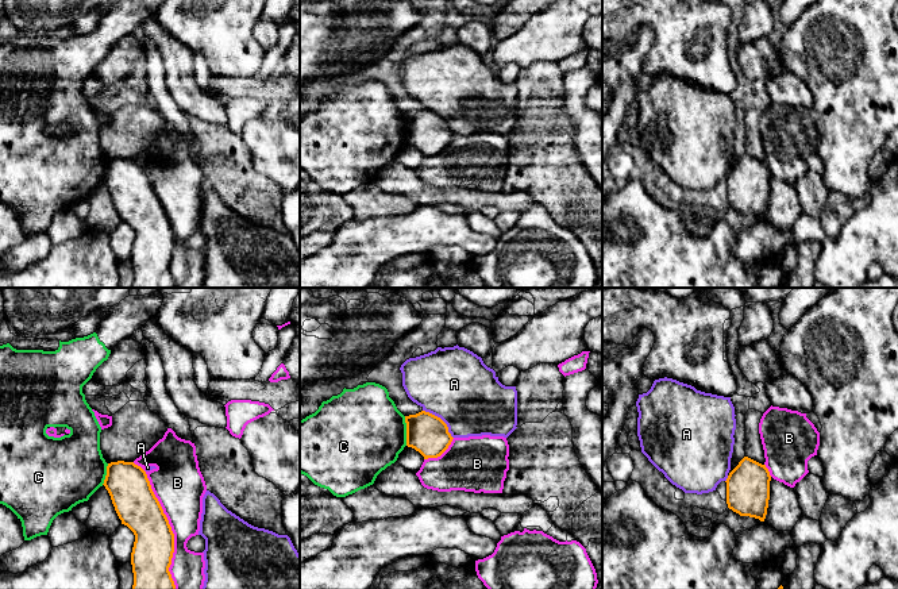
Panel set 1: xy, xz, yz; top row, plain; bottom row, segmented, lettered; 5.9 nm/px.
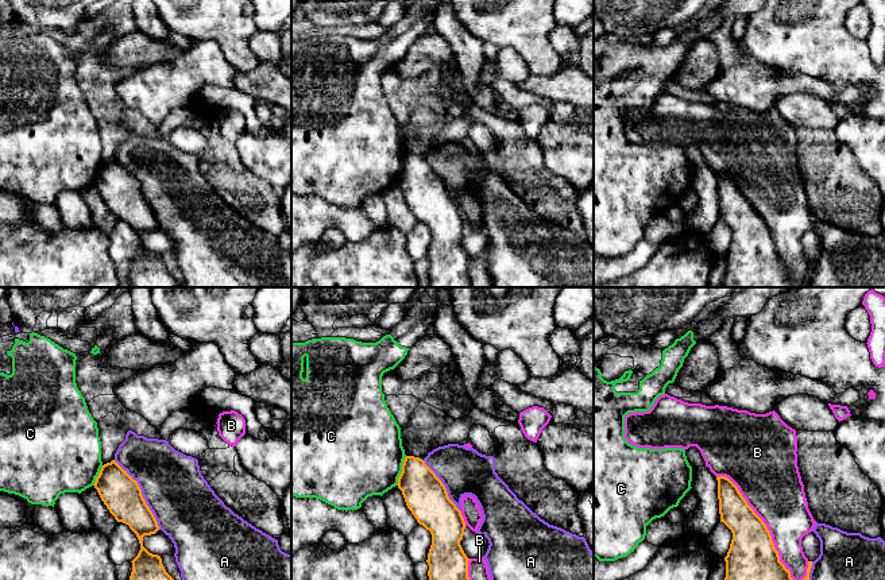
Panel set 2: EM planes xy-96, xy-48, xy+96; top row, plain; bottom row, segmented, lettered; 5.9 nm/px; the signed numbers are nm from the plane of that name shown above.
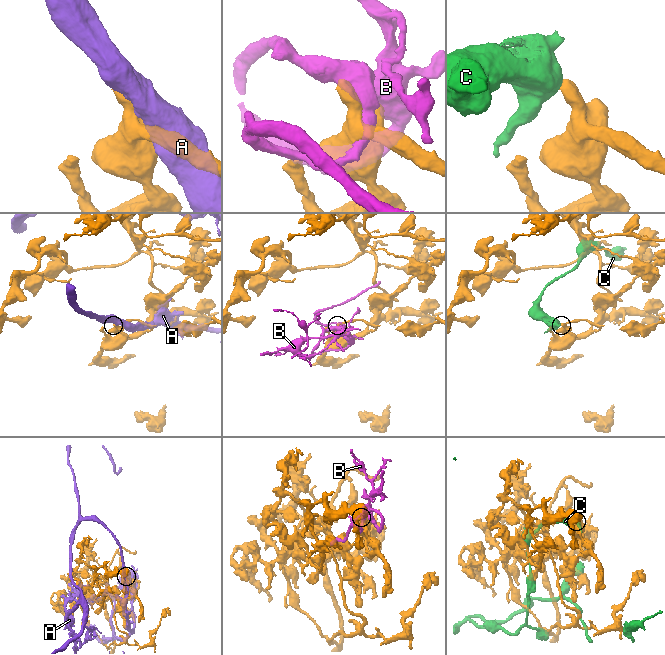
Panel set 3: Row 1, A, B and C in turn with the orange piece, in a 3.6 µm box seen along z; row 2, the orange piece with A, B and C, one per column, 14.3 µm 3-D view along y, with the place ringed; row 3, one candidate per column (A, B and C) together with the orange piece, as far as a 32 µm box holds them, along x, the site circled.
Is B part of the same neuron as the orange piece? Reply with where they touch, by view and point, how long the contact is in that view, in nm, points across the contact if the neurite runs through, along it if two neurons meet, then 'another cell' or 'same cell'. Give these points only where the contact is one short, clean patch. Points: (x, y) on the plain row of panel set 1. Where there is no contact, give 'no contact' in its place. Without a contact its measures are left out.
xy (169, 222) | 800 nm | another cell

